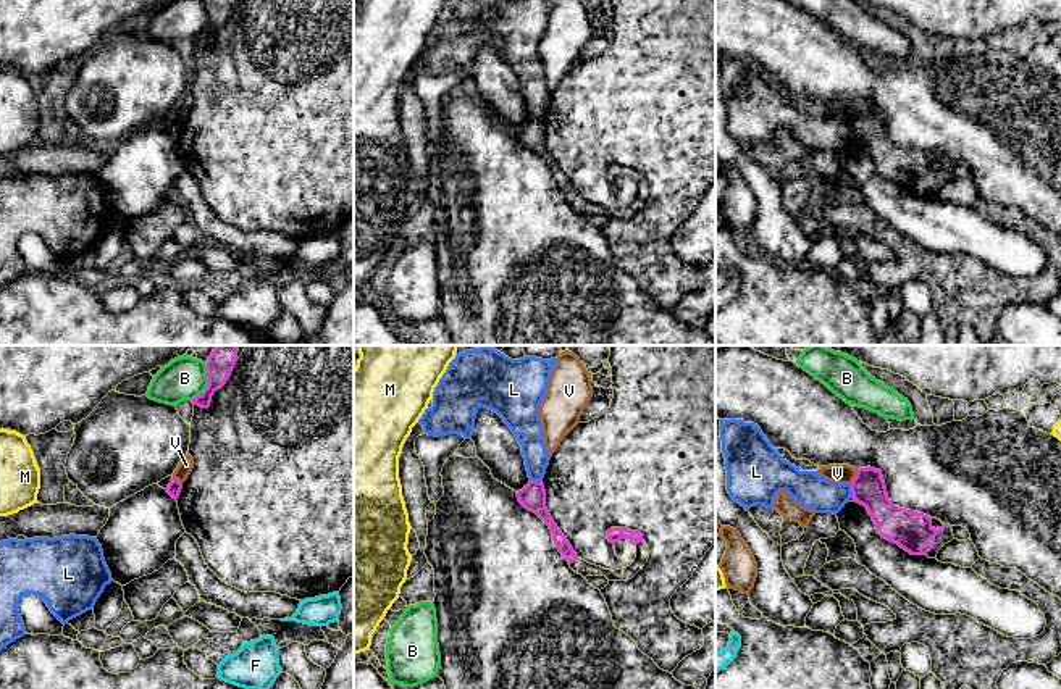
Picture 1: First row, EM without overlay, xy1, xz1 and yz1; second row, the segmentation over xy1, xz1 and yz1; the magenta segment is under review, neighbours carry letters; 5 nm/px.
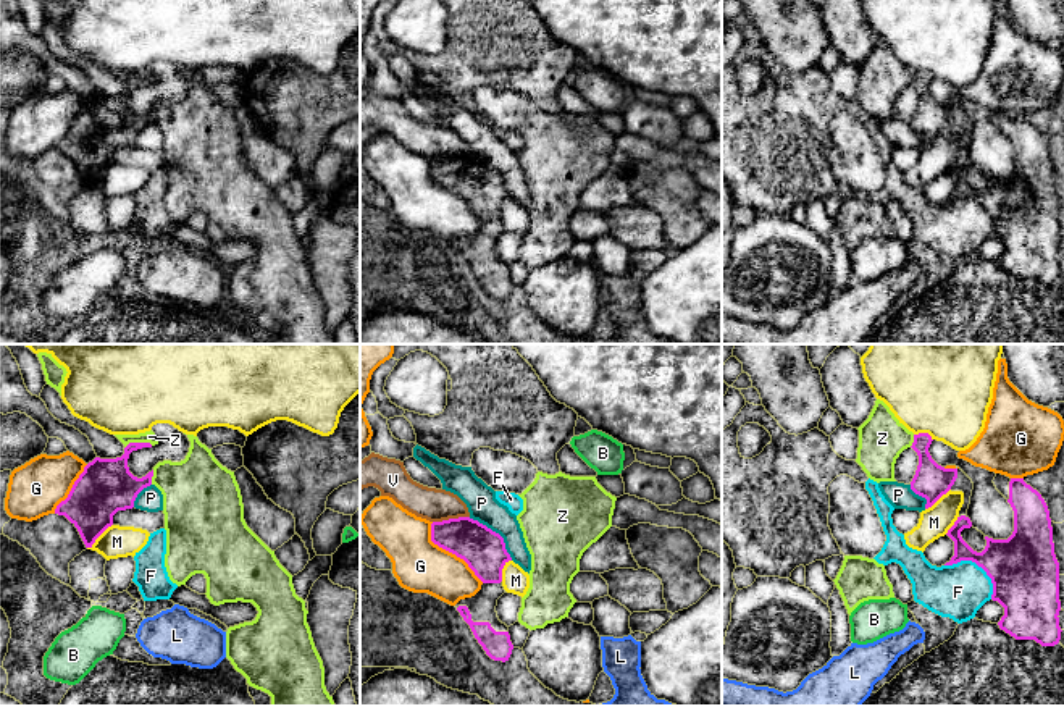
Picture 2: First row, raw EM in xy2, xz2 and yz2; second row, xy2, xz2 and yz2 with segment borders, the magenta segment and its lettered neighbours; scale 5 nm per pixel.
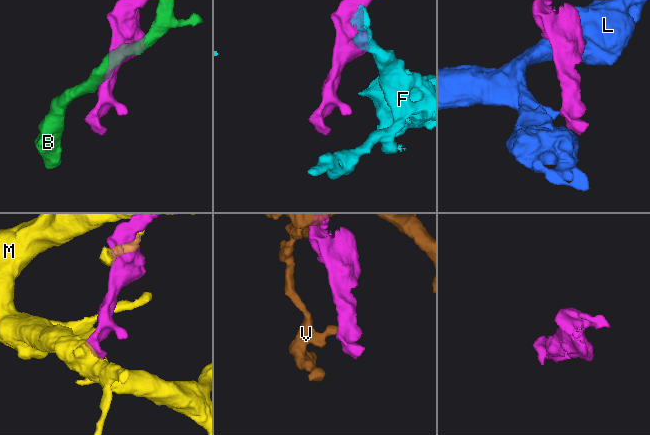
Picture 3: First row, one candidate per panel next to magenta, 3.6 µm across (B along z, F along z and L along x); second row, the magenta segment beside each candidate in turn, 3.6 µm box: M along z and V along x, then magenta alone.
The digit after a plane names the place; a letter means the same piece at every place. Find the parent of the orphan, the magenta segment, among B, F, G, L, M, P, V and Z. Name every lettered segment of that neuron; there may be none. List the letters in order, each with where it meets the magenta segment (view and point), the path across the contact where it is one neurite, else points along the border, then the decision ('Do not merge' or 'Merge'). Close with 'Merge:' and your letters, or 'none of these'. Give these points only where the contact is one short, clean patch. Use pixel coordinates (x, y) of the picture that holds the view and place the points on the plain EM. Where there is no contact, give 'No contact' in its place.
B: Touches magenta at xy1 (209, 21). Do not merge
F: Touches magenta at yz2 (979, 204). Boundary: yz2 (945, 202), (974, 199), (990, 217), (992, 236). Do not merge
G: Touches magenta at xz2 (449, 189). Do not merge
L: Touches magenta at yz1 (851, 128). Boundary: yz1 (850, 123), (851, 136). Do not merge
M: Touches magenta at xy2 (99, 173). Do not merge
P: Touches magenta at xz2 (494, 170). Boundary: xz2 (469, 155), (494, 168), (502, 176), (504, 186), (512, 197). Do not merge
V: Touches magenta at xz2 (451, 157). Do not merge
Z: Touches magenta at xy2 (138, 81). Boundary: xy2 (152, 83), (129, 81), (125, 86). Do not merge
Merge: none of these

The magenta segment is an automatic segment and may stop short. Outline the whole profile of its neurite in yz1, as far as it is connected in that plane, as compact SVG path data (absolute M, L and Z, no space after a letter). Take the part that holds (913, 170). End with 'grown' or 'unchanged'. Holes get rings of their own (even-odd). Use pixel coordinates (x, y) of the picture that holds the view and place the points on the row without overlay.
M859 106L851 129L851 137L867 147L877 171L911 194L930 190L935 184L933 176L945 169L946 163L935 168L930 155L893 144L880 108Z | unchanged

